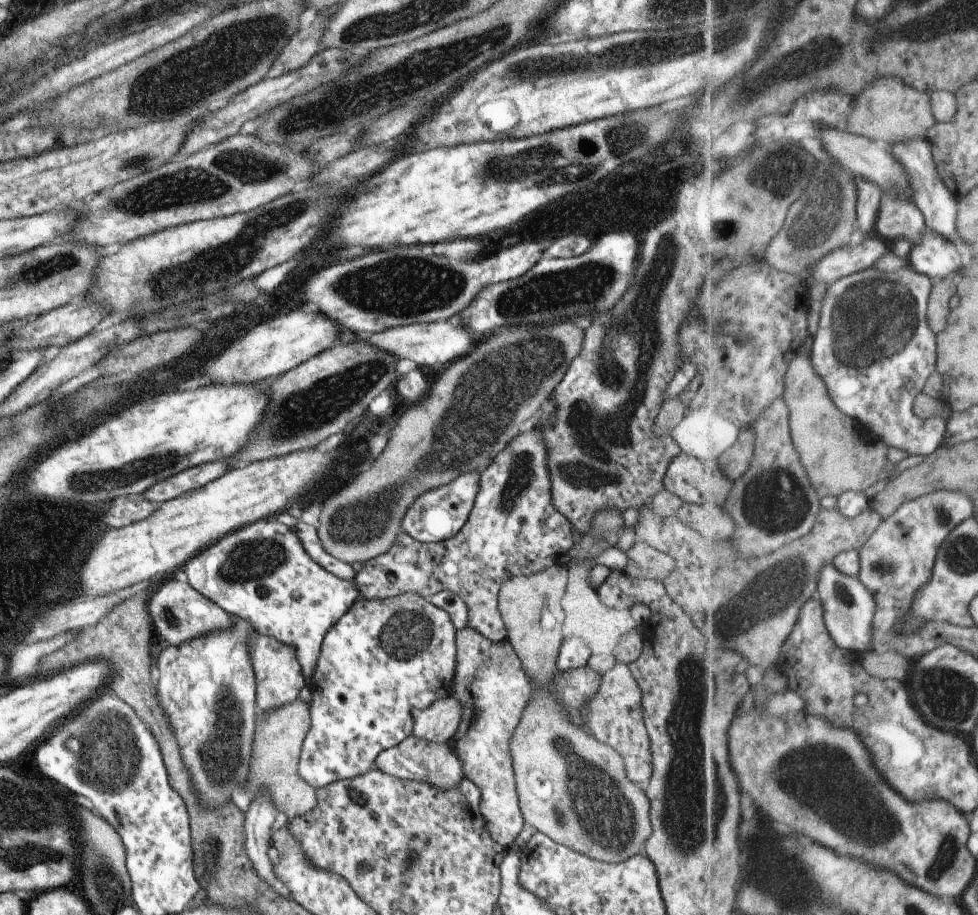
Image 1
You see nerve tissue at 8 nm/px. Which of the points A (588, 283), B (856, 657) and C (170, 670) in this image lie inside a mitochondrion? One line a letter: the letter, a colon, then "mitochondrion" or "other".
A: mitochondrion
B: other
C: other

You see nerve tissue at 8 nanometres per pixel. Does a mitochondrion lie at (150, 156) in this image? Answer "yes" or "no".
yes

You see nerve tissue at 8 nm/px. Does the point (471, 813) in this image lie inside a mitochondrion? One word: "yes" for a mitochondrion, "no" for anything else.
no

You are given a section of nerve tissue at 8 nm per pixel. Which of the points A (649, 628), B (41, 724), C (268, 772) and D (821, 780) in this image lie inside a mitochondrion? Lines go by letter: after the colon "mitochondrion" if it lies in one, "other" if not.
A: other
B: other
C: other
D: mitochondrion

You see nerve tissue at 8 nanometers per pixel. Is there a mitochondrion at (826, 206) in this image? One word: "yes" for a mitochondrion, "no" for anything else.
yes

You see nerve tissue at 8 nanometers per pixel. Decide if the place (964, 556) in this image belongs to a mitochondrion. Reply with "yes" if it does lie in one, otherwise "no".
yes

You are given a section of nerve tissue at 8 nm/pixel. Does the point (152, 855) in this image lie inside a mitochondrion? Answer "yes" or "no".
no

